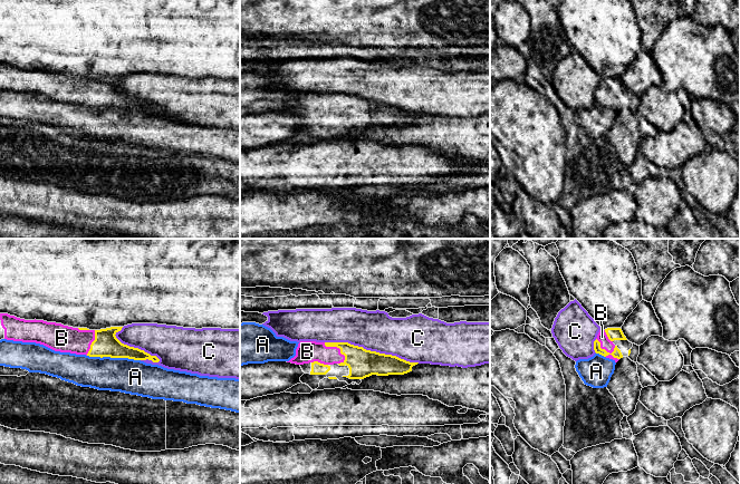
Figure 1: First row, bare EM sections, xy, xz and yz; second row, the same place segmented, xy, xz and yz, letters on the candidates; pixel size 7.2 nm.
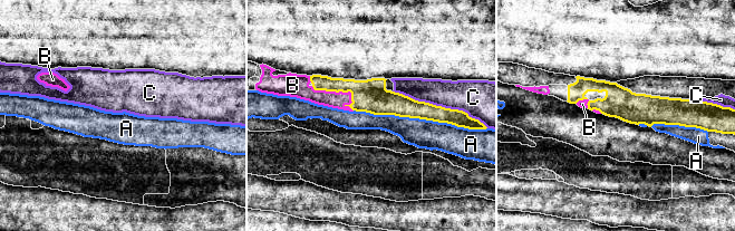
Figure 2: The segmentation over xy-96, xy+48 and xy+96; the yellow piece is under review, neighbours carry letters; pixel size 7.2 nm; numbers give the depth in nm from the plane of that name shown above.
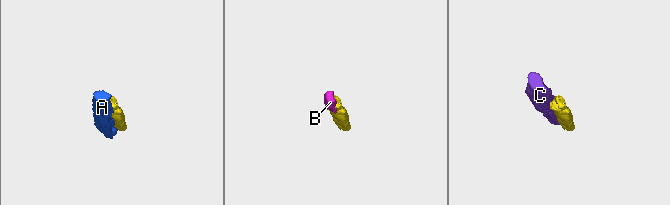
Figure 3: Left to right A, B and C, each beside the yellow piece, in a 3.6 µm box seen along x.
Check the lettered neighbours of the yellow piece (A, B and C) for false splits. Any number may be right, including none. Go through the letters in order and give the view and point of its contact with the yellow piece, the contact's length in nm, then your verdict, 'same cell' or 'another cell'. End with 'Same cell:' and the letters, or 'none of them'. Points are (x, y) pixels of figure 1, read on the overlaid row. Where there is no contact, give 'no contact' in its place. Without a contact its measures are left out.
A: contact xy (114, 357); length 380 nm; another cell
B: contact yz (604, 349); length 220 nm; same cell
C: contact xz (372, 351); length 700 nm; another cell
Same cell: B

